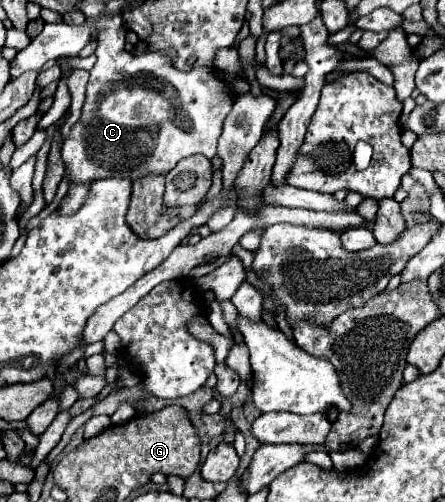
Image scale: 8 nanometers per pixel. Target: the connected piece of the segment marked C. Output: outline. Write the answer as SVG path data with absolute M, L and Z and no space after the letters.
M121 18L101 21L101 31L97 37L99 47L95 51L97 63L91 69L81 117L71 127L71 133L61 147L61 159L69 173L69 183L91 183L117 175L135 183L147 175L165 175L181 159L195 153L201 153L212 160L216 155L225 115L229 115L233 109L235 97L225 95L225 87L221 87L221 75L213 67L197 67L195 59L189 59L191 69L181 71L175 69L173 59L161 51L137 55L127 51L124 47L126 30Z

